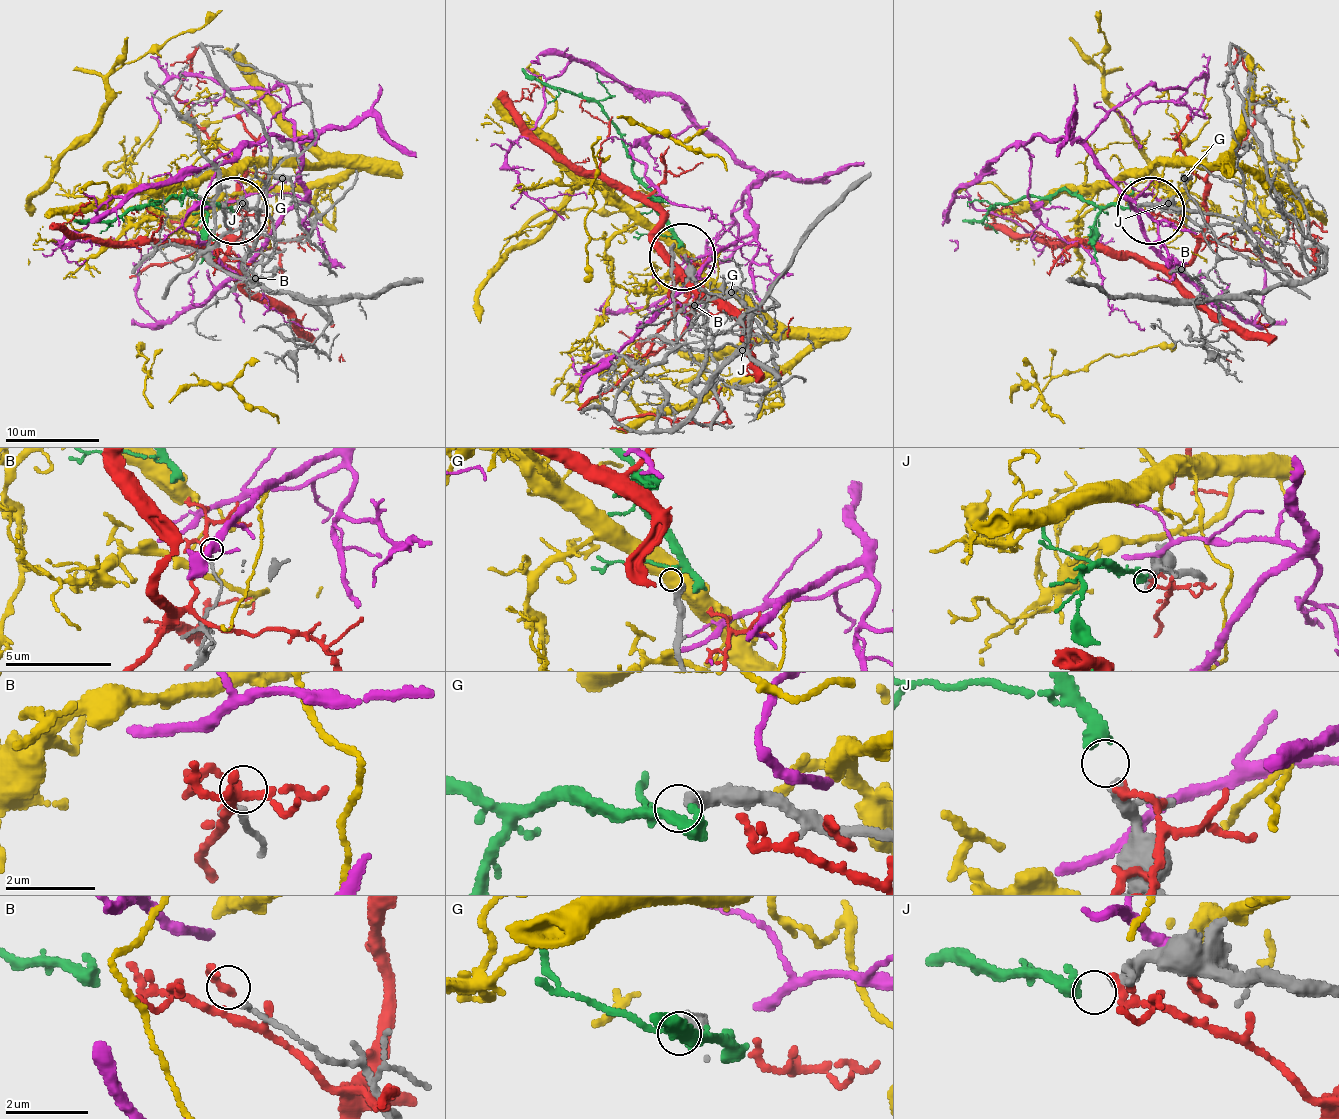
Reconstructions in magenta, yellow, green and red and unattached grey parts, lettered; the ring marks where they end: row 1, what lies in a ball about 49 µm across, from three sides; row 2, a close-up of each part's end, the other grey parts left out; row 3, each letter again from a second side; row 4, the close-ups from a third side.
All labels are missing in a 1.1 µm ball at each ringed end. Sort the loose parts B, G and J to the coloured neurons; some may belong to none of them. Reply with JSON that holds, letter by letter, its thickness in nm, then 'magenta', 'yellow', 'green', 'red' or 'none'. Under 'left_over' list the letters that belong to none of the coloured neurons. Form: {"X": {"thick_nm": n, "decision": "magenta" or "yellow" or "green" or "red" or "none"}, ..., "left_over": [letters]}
{"B": {"thick_nm": 130, "decision": "red"}, "G": {"thick_nm": 360, "decision": "none"}, "J": {"thick_nm": 240, "decision": "green"}, "left_over": ["G"]}

